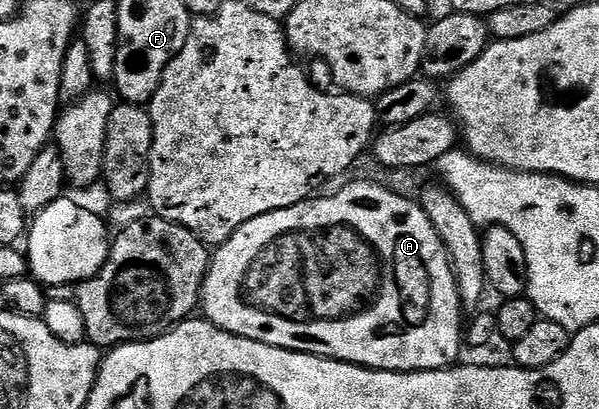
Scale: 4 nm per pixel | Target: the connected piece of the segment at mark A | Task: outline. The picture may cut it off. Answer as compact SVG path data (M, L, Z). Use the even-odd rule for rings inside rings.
M349 182L342 190L326 198L317 197L310 196L291 208L279 208L275 212L255 216L255 220L247 220L243 228L239 228L222 246L212 251L199 303L200 309L205 309L204 317L221 330L247 340L294 350L300 354L333 358L337 362L350 362L356 366L366 366L369 370L394 370L396 374L414 374L416 370L448 370L458 361L463 347L461 293L447 248L443 240L439 240L439 232L431 228L431 220L420 201L413 199L412 202L407 195L396 194L377 182Z

